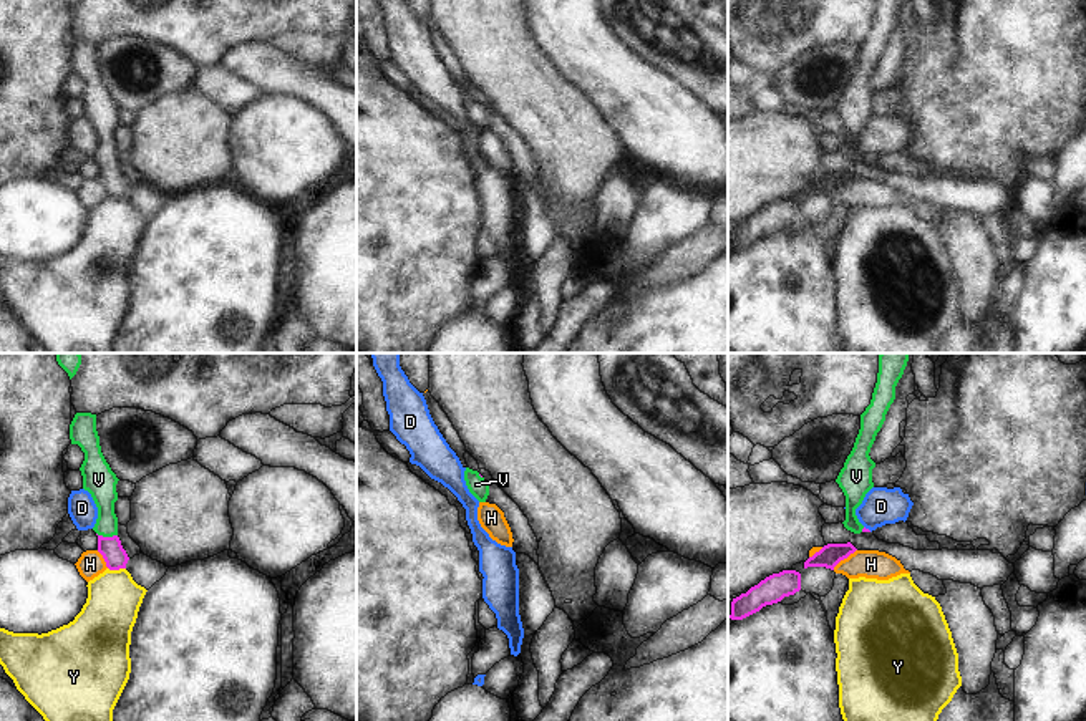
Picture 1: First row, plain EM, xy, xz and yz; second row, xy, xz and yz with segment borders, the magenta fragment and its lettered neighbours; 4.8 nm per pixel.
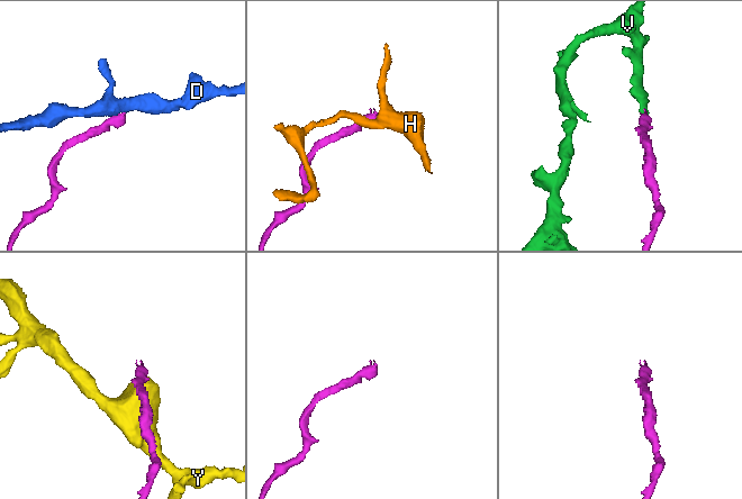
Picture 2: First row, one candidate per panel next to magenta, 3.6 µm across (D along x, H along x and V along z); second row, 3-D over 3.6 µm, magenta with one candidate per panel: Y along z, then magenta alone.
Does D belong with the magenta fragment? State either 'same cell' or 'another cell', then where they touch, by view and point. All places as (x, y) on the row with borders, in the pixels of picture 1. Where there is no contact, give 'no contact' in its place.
another cell; contact yz (867, 529)

